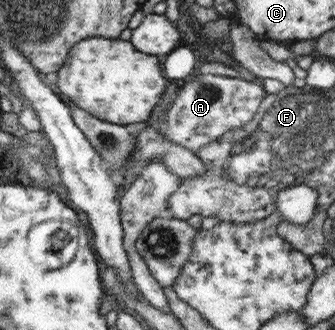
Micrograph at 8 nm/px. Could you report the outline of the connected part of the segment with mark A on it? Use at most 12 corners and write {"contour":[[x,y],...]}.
{"contour":[[192,73],[162,117],[195,153],[249,123],[264,91]]}

